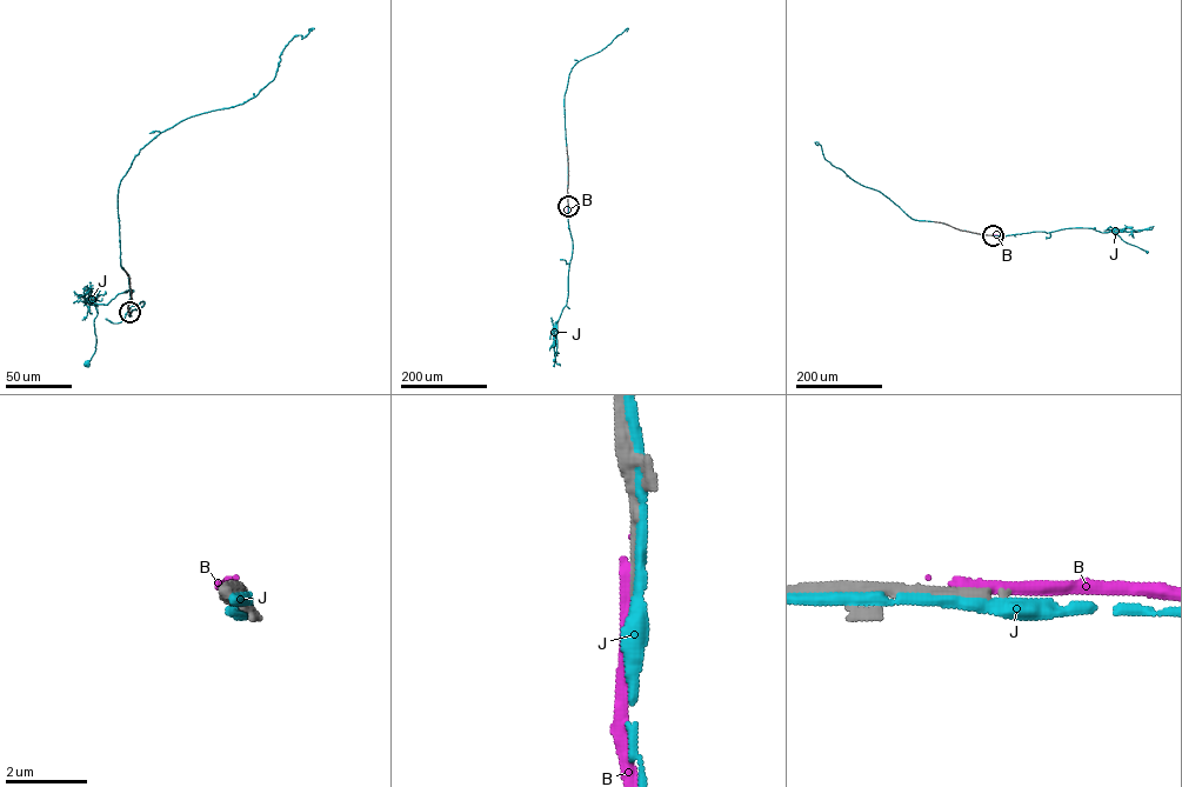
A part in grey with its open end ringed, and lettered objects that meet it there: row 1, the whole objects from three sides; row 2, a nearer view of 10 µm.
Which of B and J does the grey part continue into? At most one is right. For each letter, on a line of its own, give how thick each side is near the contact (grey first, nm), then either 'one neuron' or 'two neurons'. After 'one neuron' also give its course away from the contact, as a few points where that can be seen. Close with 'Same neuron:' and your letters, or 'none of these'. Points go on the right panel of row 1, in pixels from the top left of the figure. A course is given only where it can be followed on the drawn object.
B: 300 nm thick on the grey side, 400 nm on the other; two neurons
J: 240 nm thick on the grey side, 240 nm on the other; two neurons
Same neuron: none of these

